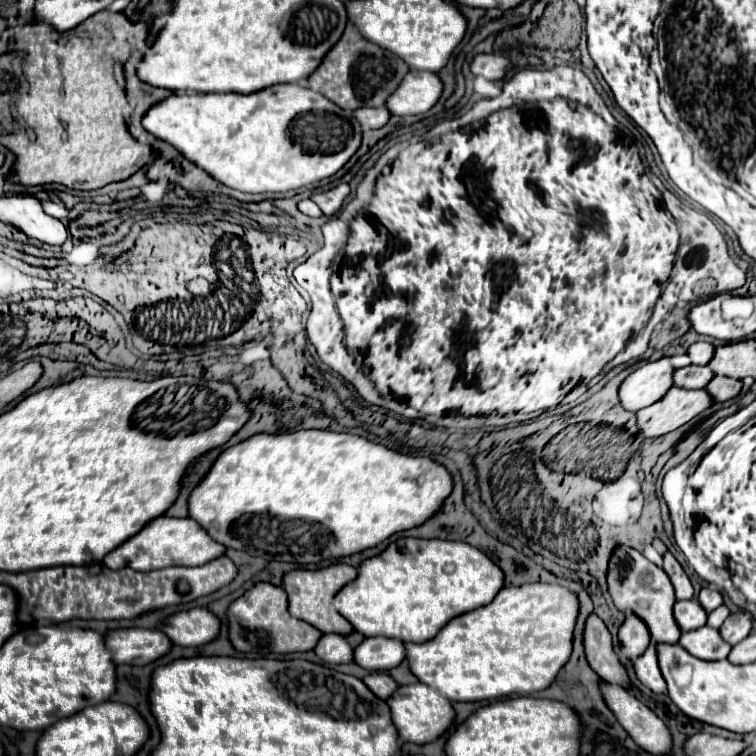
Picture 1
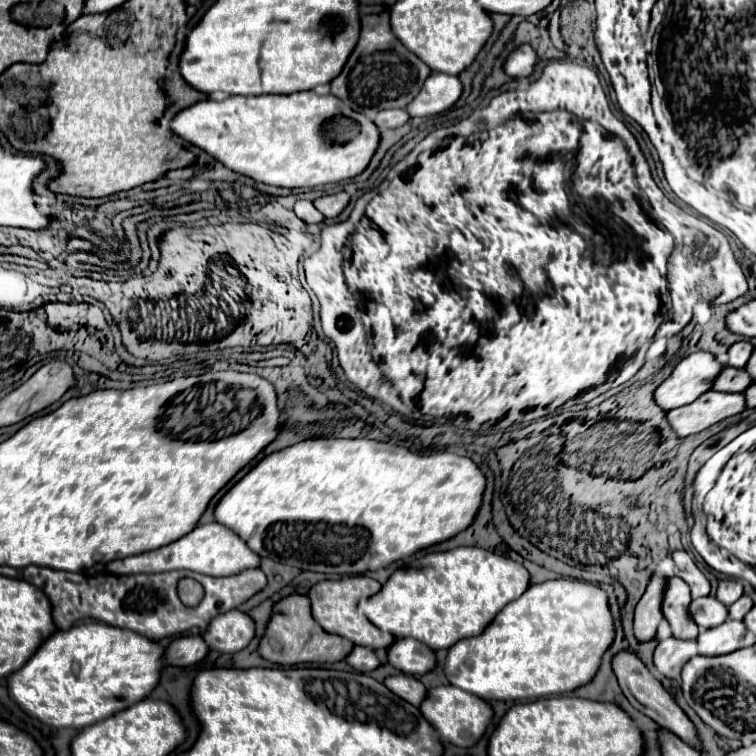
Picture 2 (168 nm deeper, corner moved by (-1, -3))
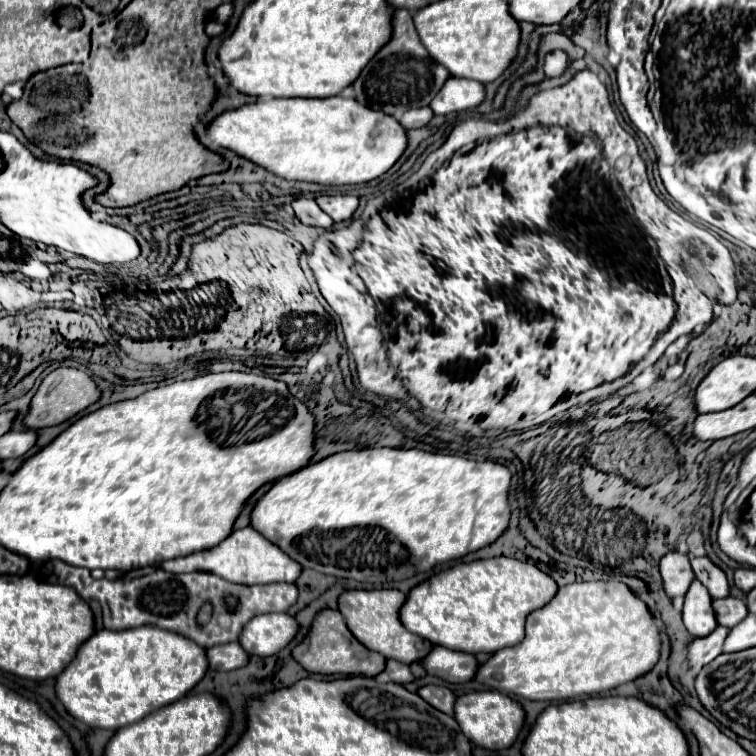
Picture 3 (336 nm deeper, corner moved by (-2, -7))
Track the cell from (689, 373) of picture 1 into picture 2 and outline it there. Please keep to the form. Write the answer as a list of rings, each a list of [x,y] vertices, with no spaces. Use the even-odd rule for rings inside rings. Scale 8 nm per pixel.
[[[727,368],[715,380],[715,390],[721,390],[721,392],[743,392],[743,390],[747,390],[751,386],[751,382],[753,382],[753,378],[751,378],[751,374],[747,374],[747,370]]]

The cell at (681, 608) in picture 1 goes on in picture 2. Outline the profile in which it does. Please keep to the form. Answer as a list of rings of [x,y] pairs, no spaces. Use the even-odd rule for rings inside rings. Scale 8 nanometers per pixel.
[[[705,596],[705,598],[693,600],[689,606],[689,612],[695,618],[697,626],[705,630],[705,628],[715,628],[723,624],[727,620],[729,608],[723,602],[719,602],[715,596]]]

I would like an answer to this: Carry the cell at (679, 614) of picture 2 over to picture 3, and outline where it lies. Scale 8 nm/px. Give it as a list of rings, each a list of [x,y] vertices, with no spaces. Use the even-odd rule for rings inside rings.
[[[692,582],[688,594],[684,596],[682,622],[690,636],[708,636],[718,624],[714,610],[710,606],[712,598],[700,582]]]

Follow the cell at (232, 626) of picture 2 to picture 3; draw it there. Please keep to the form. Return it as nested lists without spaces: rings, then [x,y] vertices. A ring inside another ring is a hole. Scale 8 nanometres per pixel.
[[[260,614],[244,624],[238,644],[250,656],[272,656],[294,638],[298,624],[288,614]]]

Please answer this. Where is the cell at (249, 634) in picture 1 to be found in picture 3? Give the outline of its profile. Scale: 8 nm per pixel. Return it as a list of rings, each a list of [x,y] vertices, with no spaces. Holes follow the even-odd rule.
[[[320,610],[314,616],[310,632],[294,646],[292,658],[312,674],[344,674],[344,676],[376,676],[384,670],[384,656],[364,648],[346,628],[344,618],[336,610]]]

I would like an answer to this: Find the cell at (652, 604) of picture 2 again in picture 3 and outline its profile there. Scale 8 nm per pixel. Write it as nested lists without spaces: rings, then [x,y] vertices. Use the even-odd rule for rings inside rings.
[[[670,552],[660,560],[662,590],[674,606],[682,608],[682,598],[694,580],[690,570],[690,558],[684,552]]]

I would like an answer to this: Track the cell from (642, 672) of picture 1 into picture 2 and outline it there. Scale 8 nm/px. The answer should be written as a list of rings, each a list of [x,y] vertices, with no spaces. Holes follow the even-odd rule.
[[[667,638],[661,640],[655,648],[655,666],[661,674],[667,678],[681,676],[681,668],[697,654],[697,640],[679,640],[679,638]]]

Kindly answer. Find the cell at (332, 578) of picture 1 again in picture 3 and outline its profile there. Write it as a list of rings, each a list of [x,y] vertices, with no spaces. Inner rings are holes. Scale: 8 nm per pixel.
[[[382,588],[382,590],[346,590],[338,598],[338,612],[344,616],[348,630],[364,644],[366,648],[380,652],[384,658],[392,658],[404,664],[416,662],[430,652],[430,642],[418,638],[416,634],[408,632],[398,620],[398,608],[404,602],[404,594],[400,590]]]

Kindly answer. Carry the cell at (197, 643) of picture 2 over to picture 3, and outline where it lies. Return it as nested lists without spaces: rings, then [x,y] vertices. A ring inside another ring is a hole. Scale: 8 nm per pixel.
[[[238,642],[212,646],[206,650],[210,670],[236,670],[248,662],[248,654],[240,648]]]

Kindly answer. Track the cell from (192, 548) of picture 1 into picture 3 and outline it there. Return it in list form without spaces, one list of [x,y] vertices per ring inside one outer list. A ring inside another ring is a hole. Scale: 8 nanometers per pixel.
[[[242,528],[234,530],[230,538],[224,538],[218,546],[212,546],[208,550],[200,550],[188,556],[172,558],[160,564],[162,570],[168,572],[208,572],[216,574],[228,582],[236,584],[268,584],[268,582],[294,582],[300,574],[300,566],[290,560],[278,546],[268,542],[262,534],[258,534],[254,528]]]

